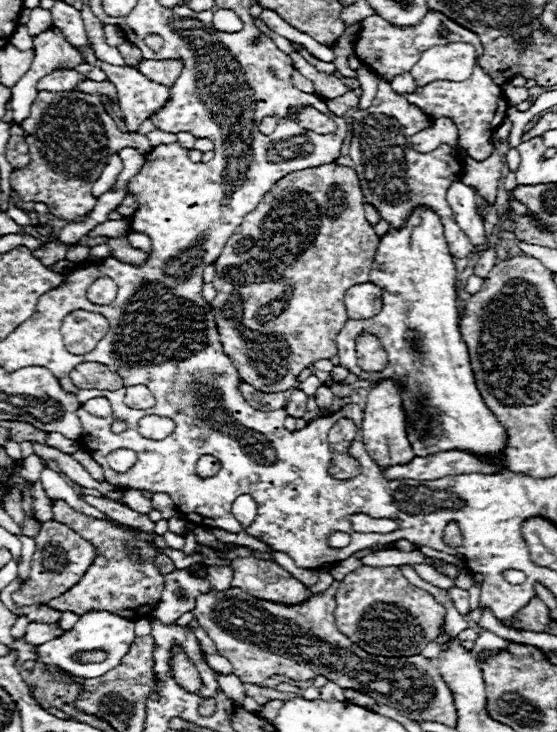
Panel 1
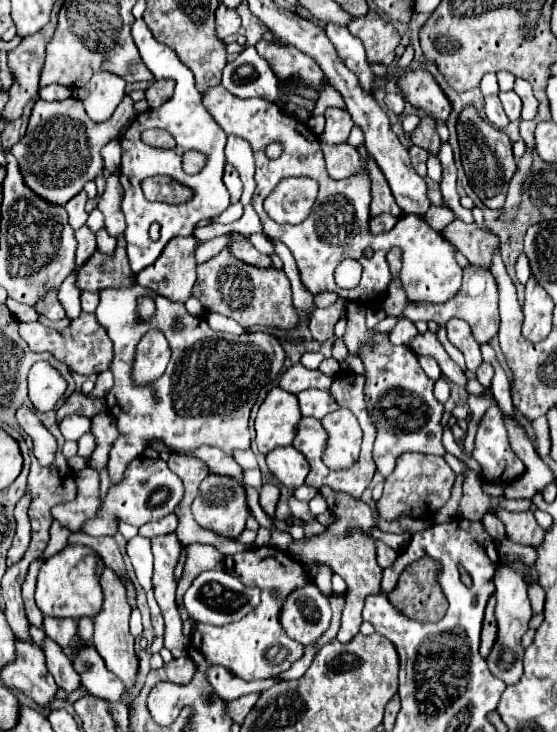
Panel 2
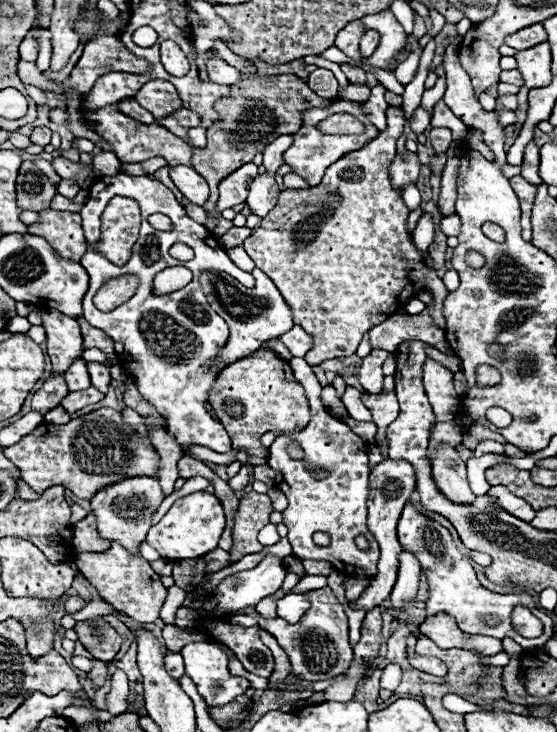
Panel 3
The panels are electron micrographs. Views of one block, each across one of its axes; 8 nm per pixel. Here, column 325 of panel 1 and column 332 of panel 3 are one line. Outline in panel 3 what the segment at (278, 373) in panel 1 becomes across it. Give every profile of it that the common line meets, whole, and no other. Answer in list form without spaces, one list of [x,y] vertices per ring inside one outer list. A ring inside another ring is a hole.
[[[390,106],[386,120],[388,128],[362,150],[348,152],[342,156],[342,160],[334,162],[326,170],[322,184],[306,190],[284,190],[278,204],[262,220],[260,228],[254,230],[252,236],[244,242],[248,256],[272,278],[286,304],[290,304],[288,308],[292,310],[294,324],[302,326],[312,336],[314,348],[304,356],[310,366],[356,354],[362,336],[394,312],[402,310],[402,306],[406,306],[418,292],[432,292],[436,300],[434,322],[444,320],[442,306],[448,290],[436,276],[436,270],[426,264],[428,252],[422,254],[416,250],[406,228],[410,210],[406,208],[400,192],[396,192],[390,182],[390,164],[396,156],[396,142],[402,136],[406,124],[404,110]]]

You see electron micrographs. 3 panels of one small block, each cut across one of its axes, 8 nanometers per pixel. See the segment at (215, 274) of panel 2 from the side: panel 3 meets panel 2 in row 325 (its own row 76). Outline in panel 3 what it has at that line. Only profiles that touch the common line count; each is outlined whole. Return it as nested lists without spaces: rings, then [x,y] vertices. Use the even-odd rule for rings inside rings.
[[[240,72],[240,84],[230,86],[230,96],[220,98],[214,108],[220,114],[220,120],[208,128],[208,146],[193,148],[192,168],[206,178],[210,186],[210,200],[204,204],[204,210],[212,212],[218,200],[218,184],[236,168],[252,162],[258,152],[280,134],[294,134],[302,126],[302,108],[326,106],[330,100],[324,100],[308,88],[304,80],[294,74],[256,74]]]

